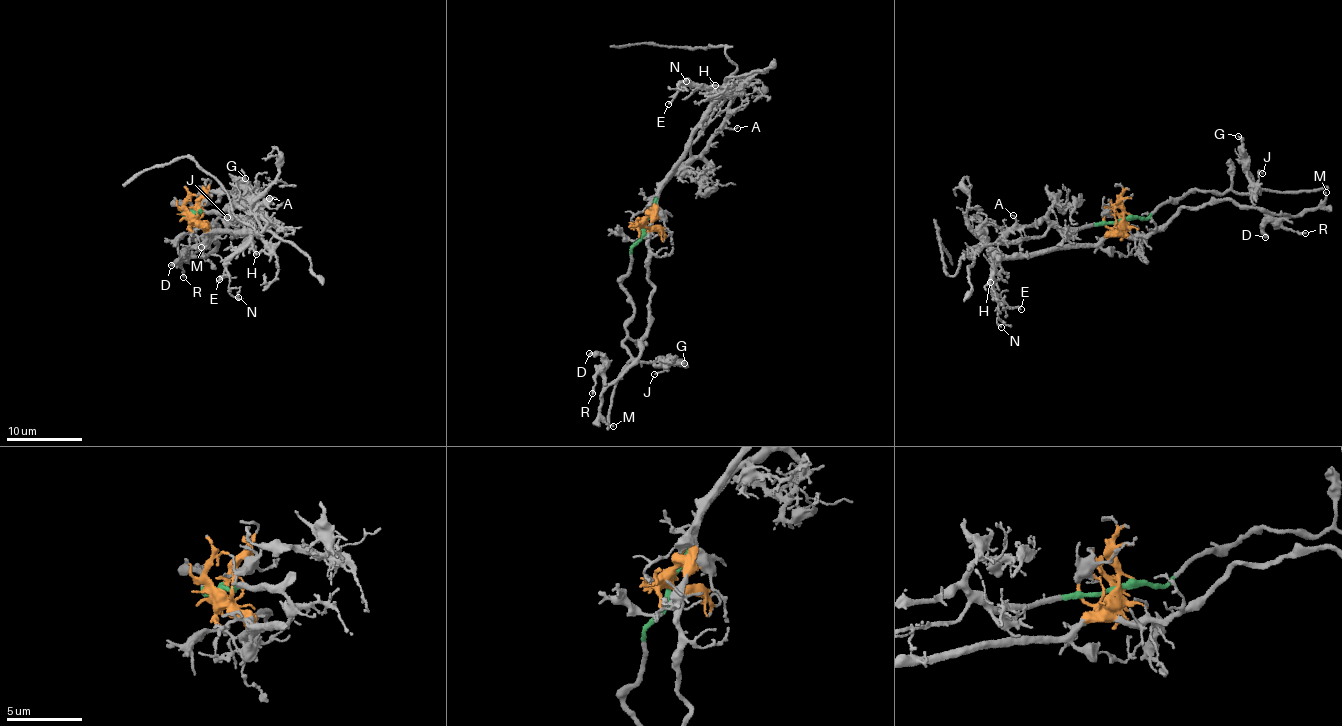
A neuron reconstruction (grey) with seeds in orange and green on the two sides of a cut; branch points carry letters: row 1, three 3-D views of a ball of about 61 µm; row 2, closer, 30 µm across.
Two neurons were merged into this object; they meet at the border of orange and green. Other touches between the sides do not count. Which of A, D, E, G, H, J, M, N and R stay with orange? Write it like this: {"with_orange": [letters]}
{"with_orange": ["D", "E", "H", "M", "N", "R"]}

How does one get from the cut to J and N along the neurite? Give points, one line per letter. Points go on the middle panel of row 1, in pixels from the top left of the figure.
J: (645, 226), (622, 283), (633, 308), (623, 347), (640, 361), (660, 360), (668, 370), (655, 373)
N: (645, 226), (659, 185), (711, 102), (709, 91), (679, 80), (689, 78), (685, 80)

